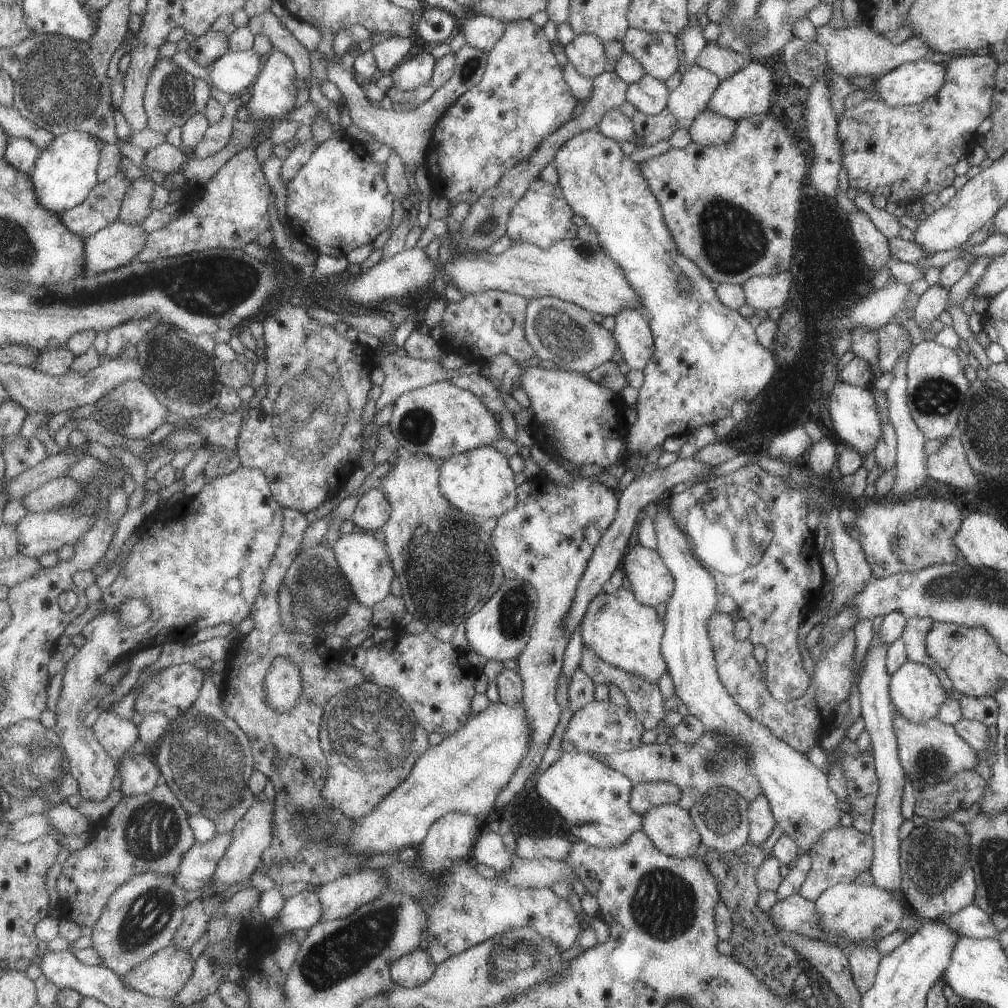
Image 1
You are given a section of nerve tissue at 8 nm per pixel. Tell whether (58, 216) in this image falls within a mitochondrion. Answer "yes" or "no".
no

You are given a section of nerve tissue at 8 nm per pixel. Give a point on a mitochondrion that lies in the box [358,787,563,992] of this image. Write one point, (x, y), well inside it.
(522, 955)

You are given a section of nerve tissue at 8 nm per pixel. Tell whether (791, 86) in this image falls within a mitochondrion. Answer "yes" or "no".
no

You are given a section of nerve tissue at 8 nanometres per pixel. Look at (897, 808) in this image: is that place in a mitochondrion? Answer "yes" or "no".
no

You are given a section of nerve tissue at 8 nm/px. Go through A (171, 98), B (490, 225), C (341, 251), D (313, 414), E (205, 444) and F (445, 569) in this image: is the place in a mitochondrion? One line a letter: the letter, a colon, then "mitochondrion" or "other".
A: mitochondrion
B: mitochondrion
C: other
D: mitochondrion
E: other
F: mitochondrion

